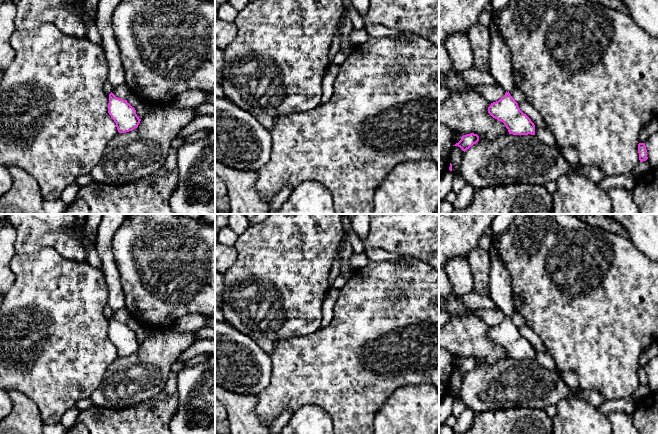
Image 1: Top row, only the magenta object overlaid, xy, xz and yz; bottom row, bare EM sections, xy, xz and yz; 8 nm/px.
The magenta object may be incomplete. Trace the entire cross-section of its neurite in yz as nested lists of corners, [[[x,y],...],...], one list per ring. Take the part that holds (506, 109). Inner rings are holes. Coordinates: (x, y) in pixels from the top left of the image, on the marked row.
[[[499,33],[490,36],[489,65],[491,75],[506,93],[498,101],[491,103],[488,113],[503,122],[509,134],[535,135],[534,123],[520,110],[518,103],[509,93],[515,87],[511,56],[505,40]]]

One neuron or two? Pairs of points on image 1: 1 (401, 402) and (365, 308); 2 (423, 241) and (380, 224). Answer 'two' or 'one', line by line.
1: two
2: one

